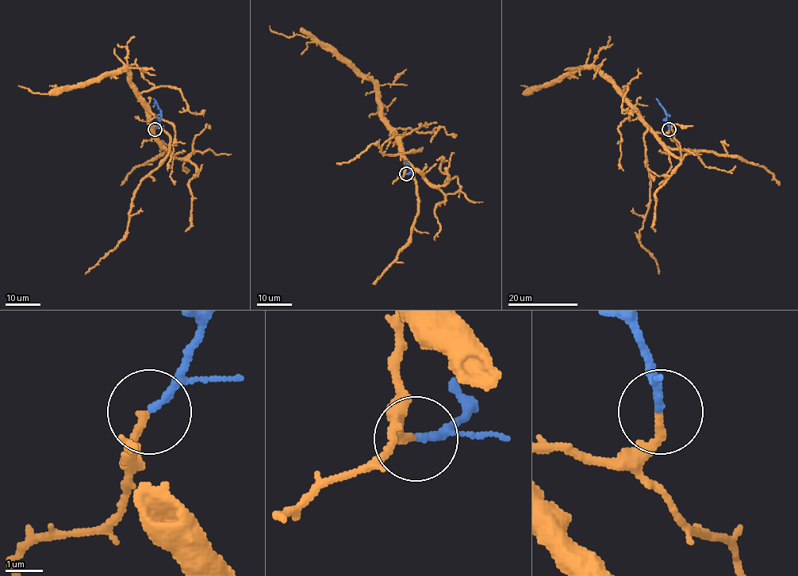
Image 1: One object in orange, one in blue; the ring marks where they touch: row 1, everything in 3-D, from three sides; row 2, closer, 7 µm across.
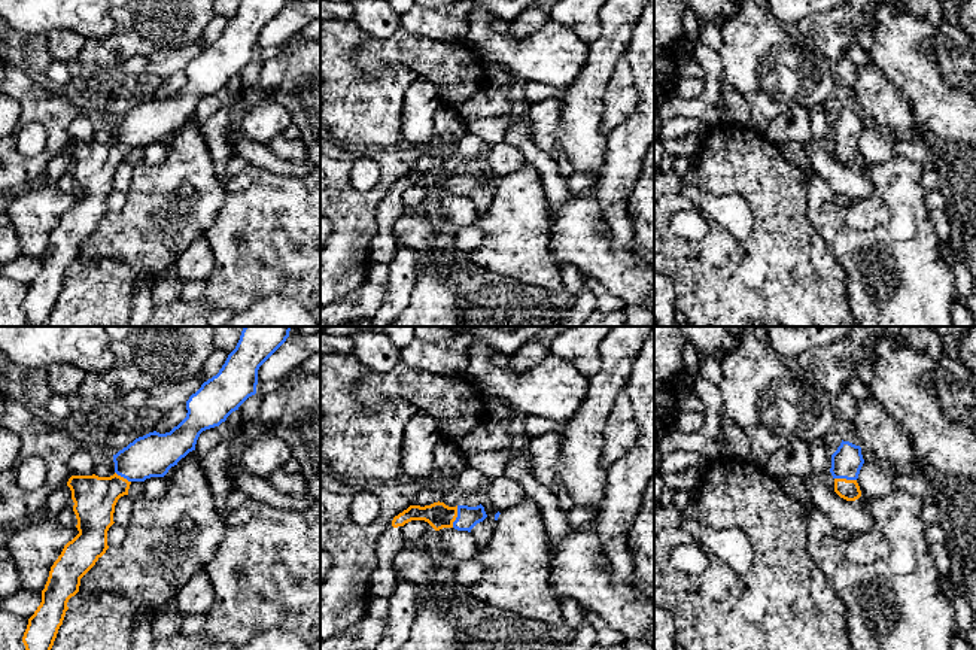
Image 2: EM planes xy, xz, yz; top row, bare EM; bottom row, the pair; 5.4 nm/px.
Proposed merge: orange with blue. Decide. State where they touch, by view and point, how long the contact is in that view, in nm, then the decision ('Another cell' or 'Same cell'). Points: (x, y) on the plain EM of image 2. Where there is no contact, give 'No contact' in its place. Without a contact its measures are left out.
Touches orange at xz (456, 182). Shared border 120 nm. Same cell

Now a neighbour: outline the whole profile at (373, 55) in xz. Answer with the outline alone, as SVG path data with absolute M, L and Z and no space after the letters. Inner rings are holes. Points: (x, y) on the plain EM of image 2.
M402 27L387 39L365 34L355 61L365 76L402 64L434 82L441 104L451 110L487 86L484 61L466 42L441 42Z

